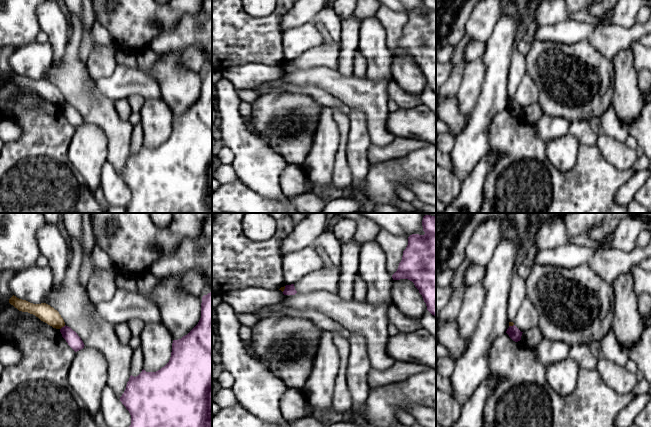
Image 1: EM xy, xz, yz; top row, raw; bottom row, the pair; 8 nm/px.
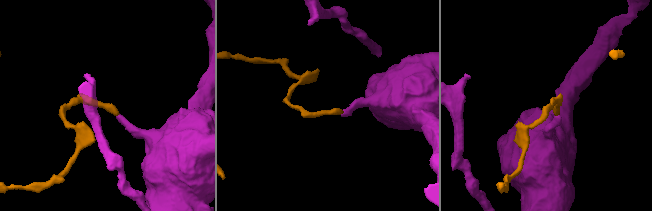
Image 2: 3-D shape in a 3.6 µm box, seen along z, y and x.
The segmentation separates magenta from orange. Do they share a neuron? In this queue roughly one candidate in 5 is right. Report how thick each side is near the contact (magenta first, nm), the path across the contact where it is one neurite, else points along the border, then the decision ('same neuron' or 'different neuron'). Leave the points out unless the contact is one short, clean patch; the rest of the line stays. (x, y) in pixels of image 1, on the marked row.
110 nm thick on the magenta side, 140 nm on the other; border along xy (65, 325), (60, 329); different neuron

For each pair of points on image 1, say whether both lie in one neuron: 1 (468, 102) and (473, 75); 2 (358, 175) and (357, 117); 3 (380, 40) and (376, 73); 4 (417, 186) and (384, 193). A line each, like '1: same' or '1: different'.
1: same
2: same
3: same
4: different

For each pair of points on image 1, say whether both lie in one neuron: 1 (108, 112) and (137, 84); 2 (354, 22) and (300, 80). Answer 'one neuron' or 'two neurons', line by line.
1: two neurons
2: two neurons

